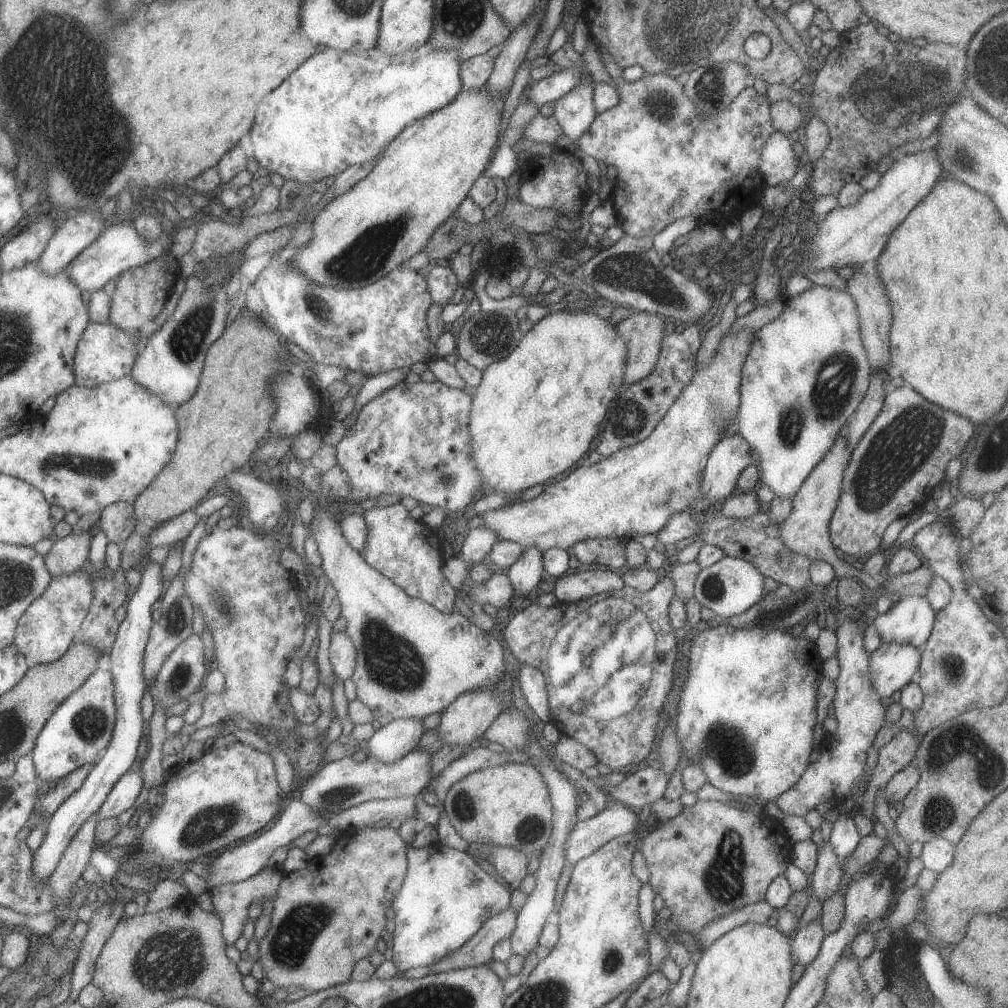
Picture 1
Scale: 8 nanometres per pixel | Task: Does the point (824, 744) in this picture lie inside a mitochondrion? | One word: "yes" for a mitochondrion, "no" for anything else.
no

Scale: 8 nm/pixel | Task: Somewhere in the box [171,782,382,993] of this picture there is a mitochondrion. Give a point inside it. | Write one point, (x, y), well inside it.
(293, 937)

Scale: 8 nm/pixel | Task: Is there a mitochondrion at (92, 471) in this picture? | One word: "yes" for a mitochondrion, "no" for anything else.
yes

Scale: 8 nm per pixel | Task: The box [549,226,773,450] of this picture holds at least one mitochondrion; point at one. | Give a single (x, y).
(624, 270)

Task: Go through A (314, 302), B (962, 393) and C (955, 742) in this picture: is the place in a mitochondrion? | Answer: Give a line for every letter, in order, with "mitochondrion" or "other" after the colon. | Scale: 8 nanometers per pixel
A: mitochondrion
B: other
C: mitochondrion

